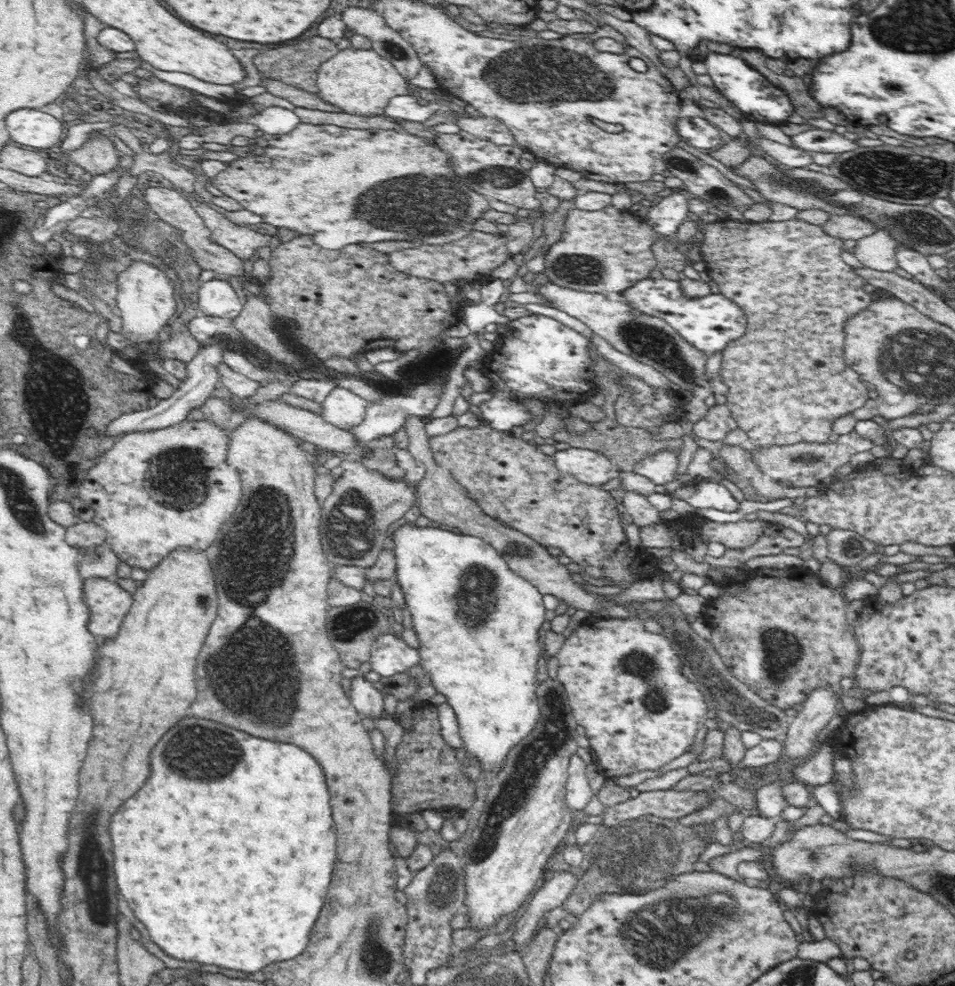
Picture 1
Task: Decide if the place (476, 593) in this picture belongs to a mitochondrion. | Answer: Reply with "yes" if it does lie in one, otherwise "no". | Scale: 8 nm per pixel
yes

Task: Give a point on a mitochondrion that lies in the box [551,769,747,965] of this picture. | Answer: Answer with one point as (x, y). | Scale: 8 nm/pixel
(668, 839)

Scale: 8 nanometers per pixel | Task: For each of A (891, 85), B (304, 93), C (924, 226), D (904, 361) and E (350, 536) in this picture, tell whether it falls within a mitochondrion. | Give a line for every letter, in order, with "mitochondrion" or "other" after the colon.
A: mitochondrion
B: other
C: mitochondrion
D: mitochondrion
E: mitochondrion

